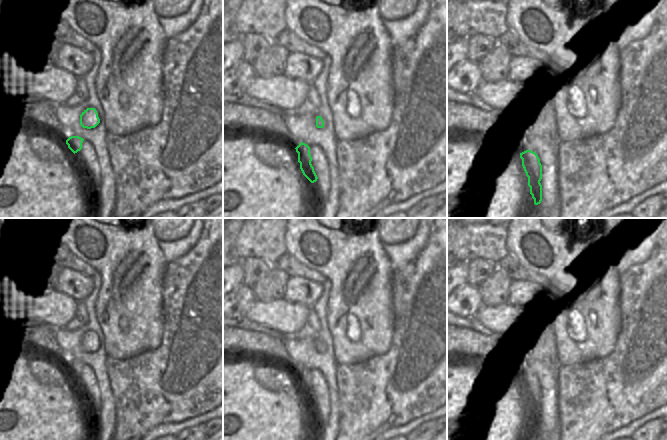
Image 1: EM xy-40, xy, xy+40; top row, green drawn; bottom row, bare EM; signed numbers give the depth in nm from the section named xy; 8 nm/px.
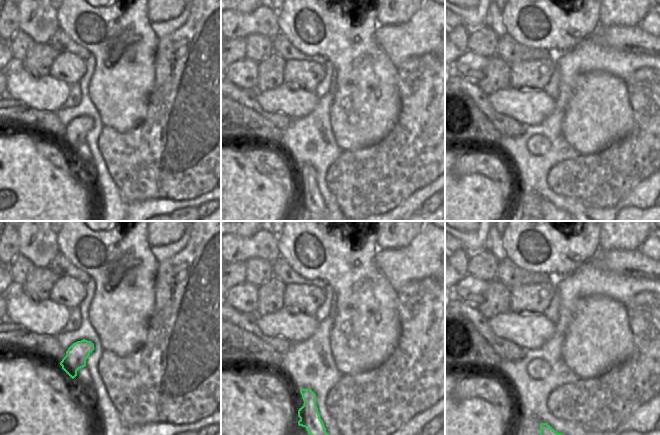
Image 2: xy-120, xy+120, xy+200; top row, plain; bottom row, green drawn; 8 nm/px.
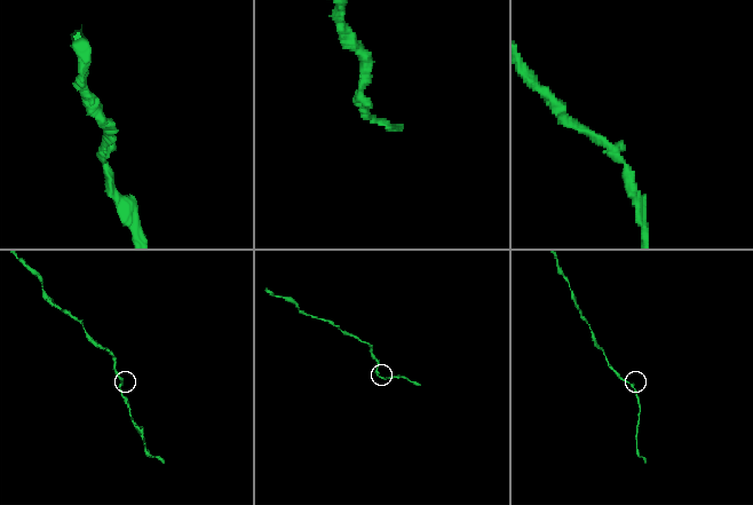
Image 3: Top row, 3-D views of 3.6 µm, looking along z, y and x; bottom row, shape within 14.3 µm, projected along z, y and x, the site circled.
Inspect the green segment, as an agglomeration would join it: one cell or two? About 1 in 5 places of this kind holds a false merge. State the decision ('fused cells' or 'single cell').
single cell

